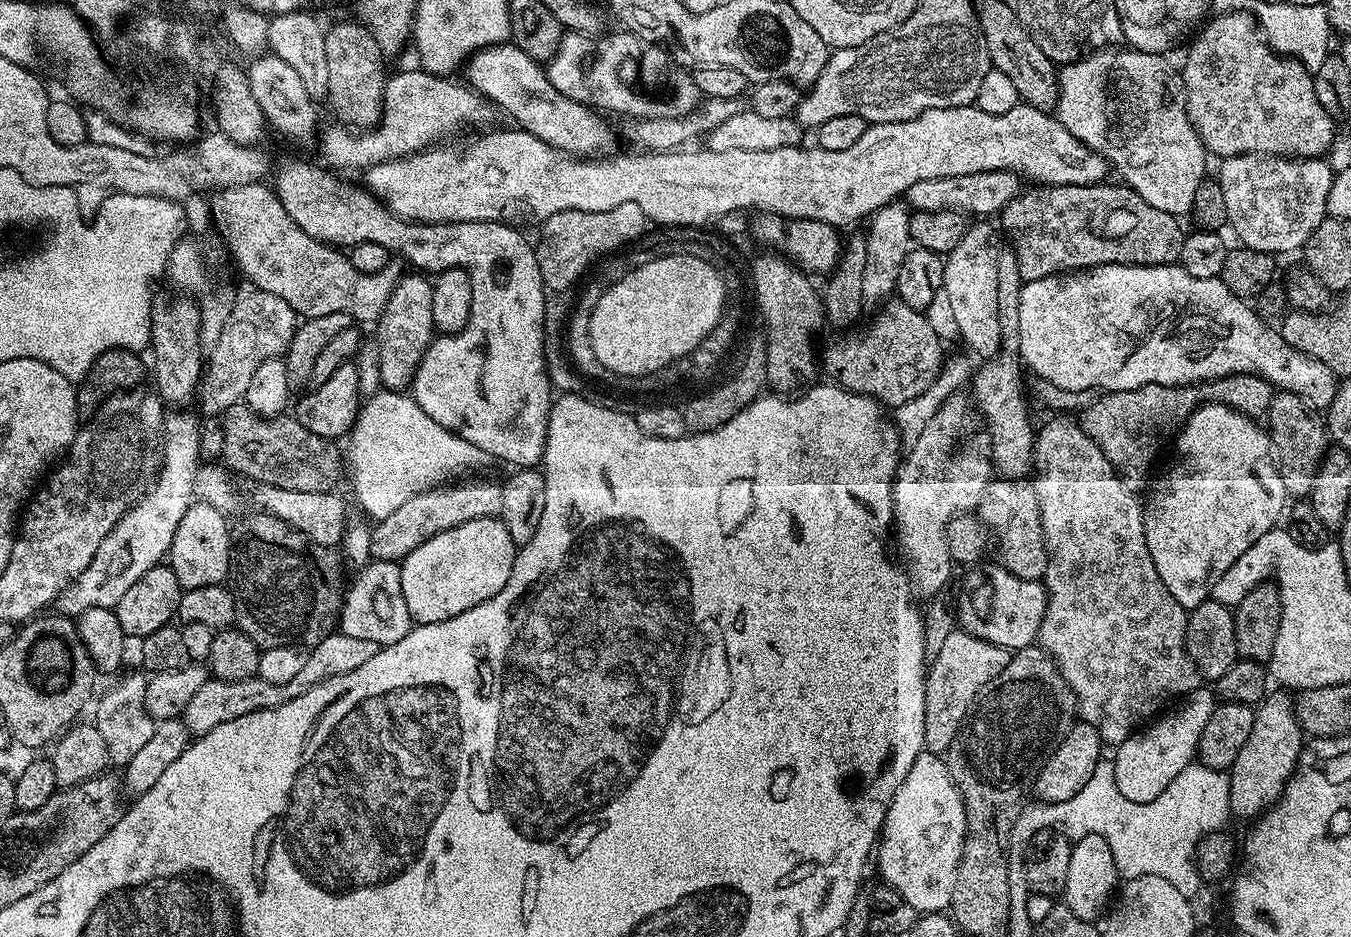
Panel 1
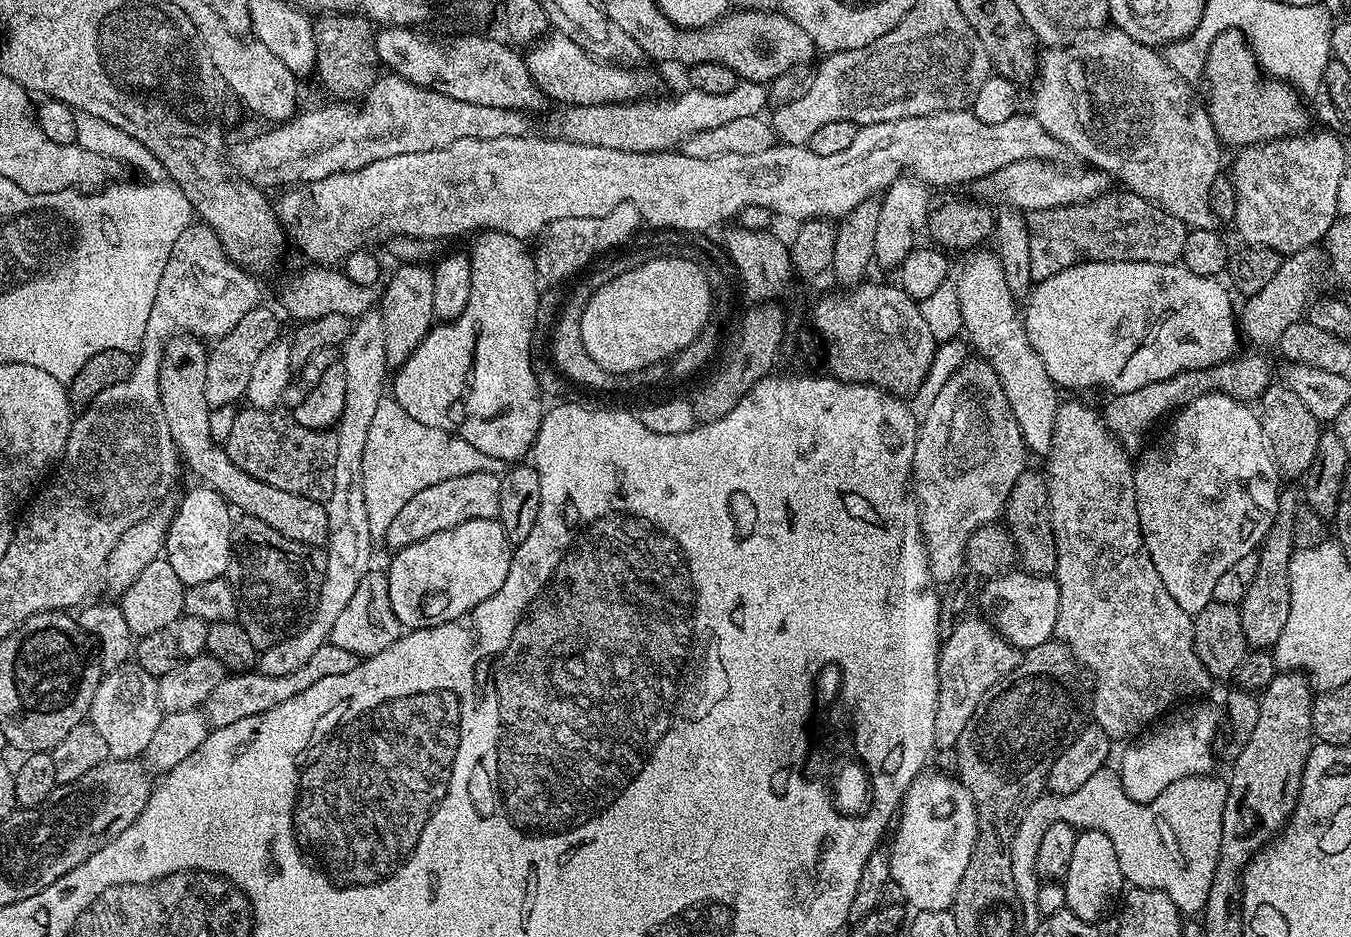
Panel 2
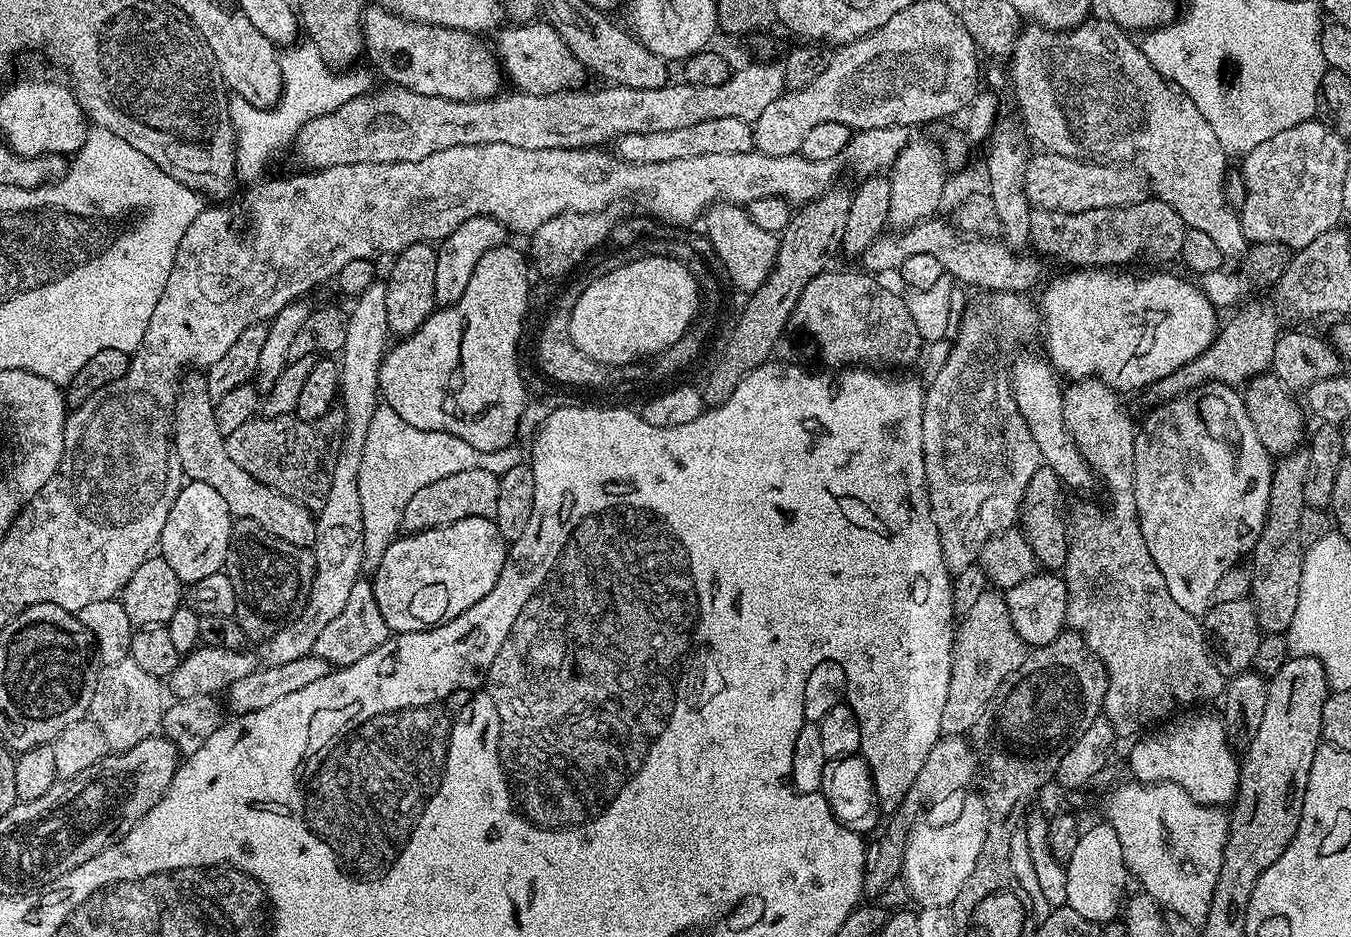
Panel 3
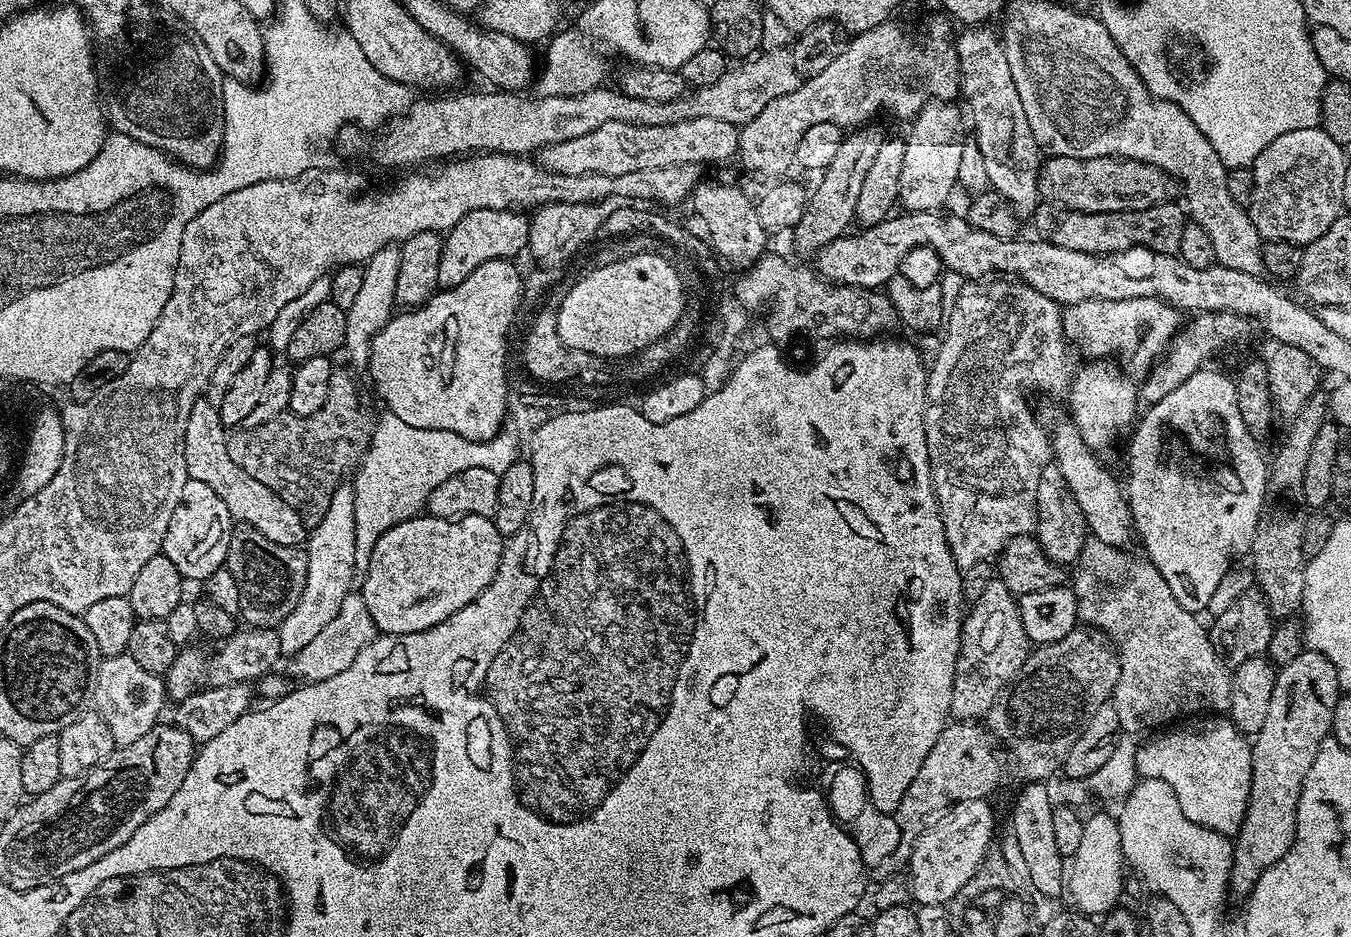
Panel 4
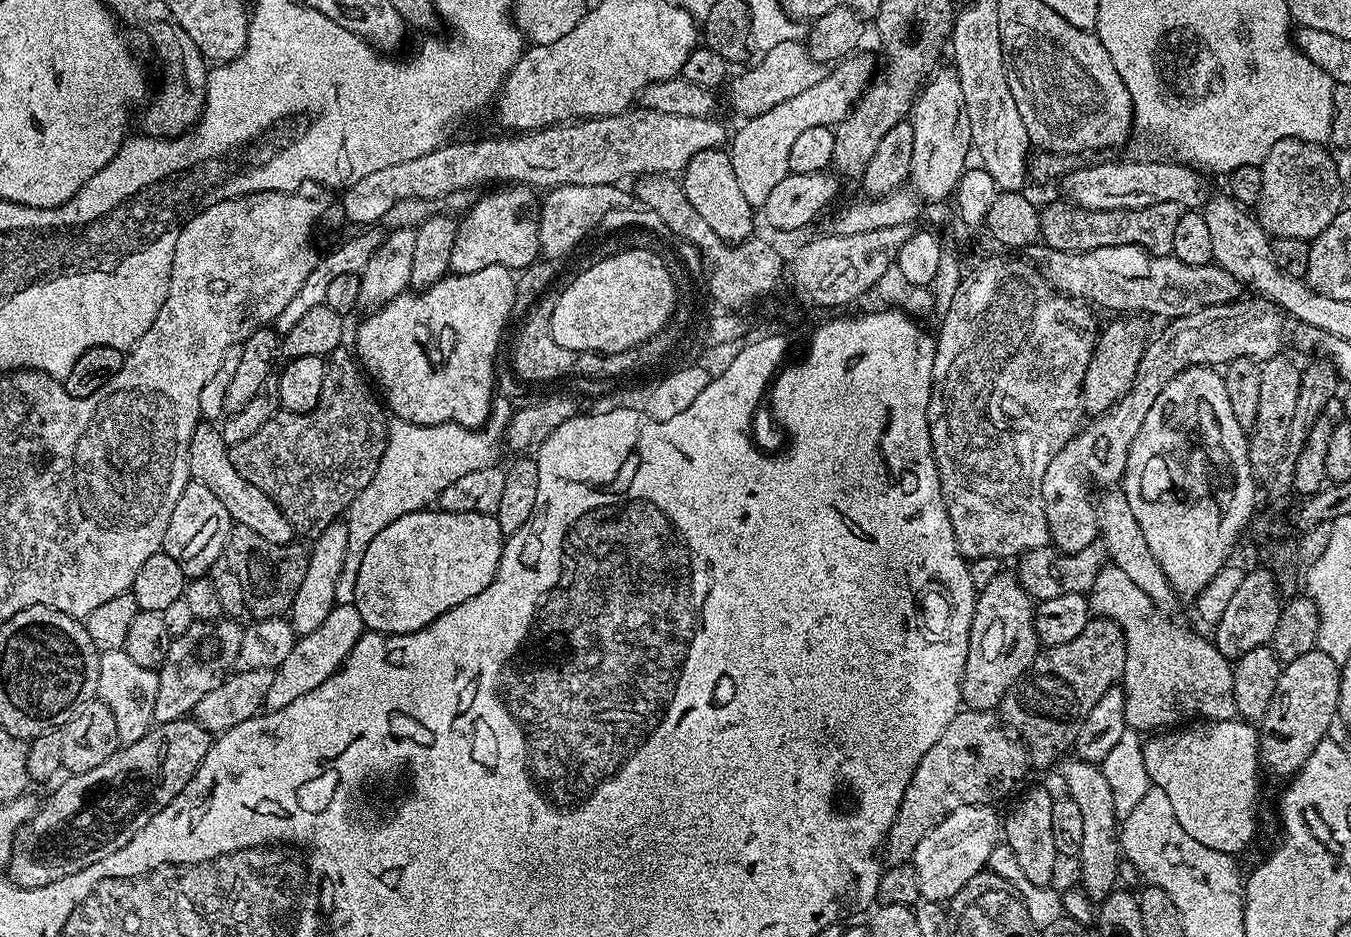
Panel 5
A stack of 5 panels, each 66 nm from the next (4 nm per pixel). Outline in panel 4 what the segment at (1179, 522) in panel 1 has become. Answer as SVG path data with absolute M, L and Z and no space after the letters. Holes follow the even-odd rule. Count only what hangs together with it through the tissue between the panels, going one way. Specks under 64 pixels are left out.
M1201 370L1190 374L1190 378L1186 378L1186 382L1182 382L1182 386L1178 386L1178 390L1170 390L1170 394L1166 394L1166 398L1151 405L1145 411L1148 413L1144 417L1143 415L1139 417L1138 423L1135 425L1136 433L1134 433L1135 428L1131 433L1133 436L1132 445L1128 448L1128 484L1126 480L1126 499L1128 508L1132 512L1132 527L1138 540L1140 536L1141 542L1144 543L1143 555L1151 560L1158 570L1158 574L1162 574L1162 578L1166 578L1166 586L1170 586L1170 594L1174 594L1174 598L1178 598L1180 605L1197 614L1208 609L1214 598L1214 590L1218 590L1218 582L1222 582L1224 575L1239 561L1236 559L1239 556L1247 557L1252 551L1260 515L1265 508L1264 495L1266 494L1269 466L1266 456L1260 453L1260 448L1256 445L1259 444L1257 437L1252 436L1250 430L1246 430L1246 422L1242 422L1242 414L1238 414L1235 379L1231 375L1223 376L1220 372L1208 371Z

